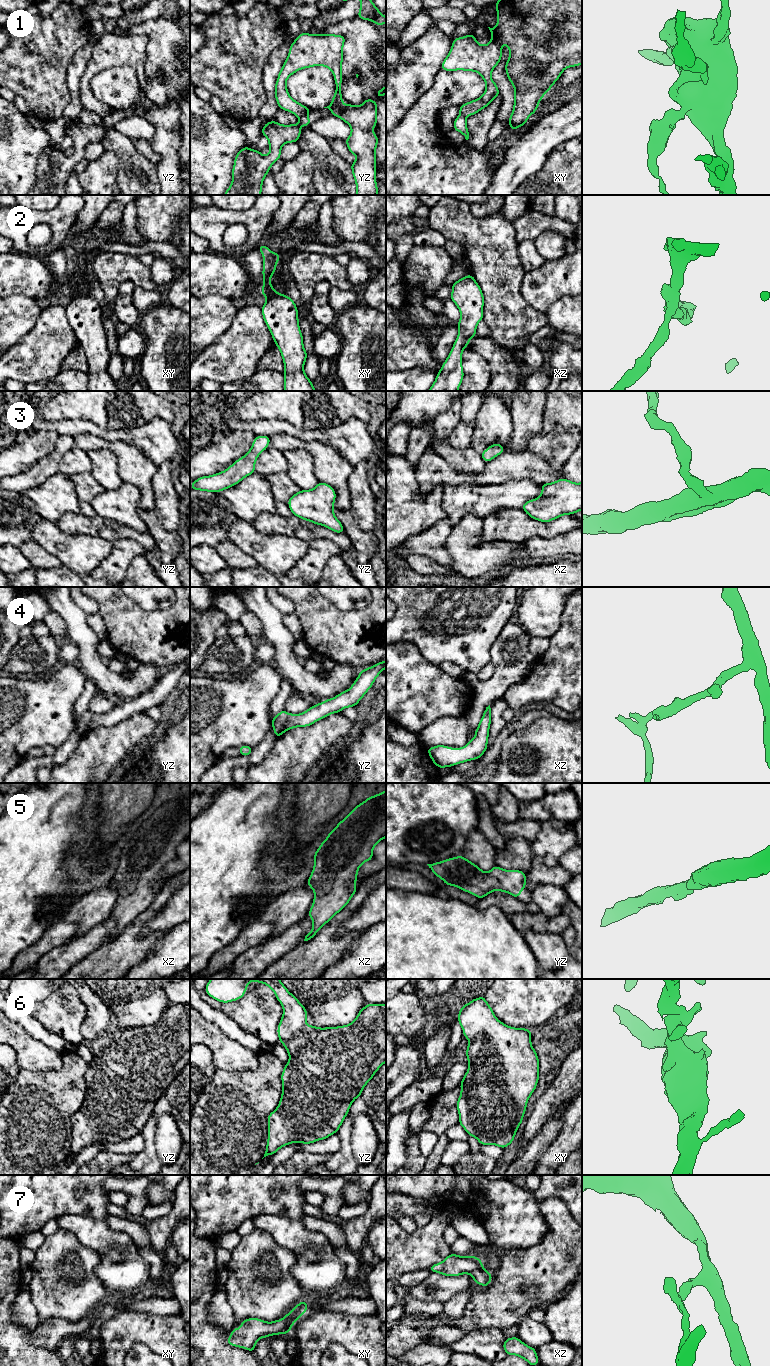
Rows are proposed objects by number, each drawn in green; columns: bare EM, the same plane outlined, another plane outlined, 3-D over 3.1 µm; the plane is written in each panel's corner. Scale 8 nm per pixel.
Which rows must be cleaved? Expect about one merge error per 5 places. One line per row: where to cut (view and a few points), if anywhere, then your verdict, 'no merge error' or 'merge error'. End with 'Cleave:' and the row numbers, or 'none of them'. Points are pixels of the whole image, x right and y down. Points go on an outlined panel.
1: yz (306, 113), (298, 116) | merge error
2: no cut | no merge error
3: no cut | no merge error
4: no cut | no merge error
5: no cut | no merge error
6: no cut | no merge error
7: no cut | no merge error
Cleave: 1

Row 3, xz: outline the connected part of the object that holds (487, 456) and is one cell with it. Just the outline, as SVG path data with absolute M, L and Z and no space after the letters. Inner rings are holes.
M494 443L481 453L481 457L485 462L490 462L504 451L505 449L501 444Z

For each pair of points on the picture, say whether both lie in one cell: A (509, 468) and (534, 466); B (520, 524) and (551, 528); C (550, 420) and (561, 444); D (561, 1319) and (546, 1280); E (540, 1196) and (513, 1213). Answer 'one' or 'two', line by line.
A: one
B: one
C: two
D: two
E: two

